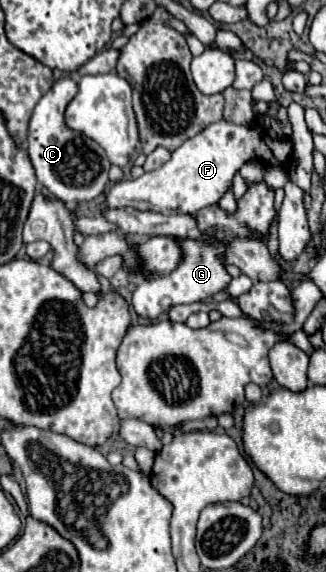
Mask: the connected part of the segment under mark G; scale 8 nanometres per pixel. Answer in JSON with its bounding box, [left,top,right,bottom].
[132,240,232,320]

